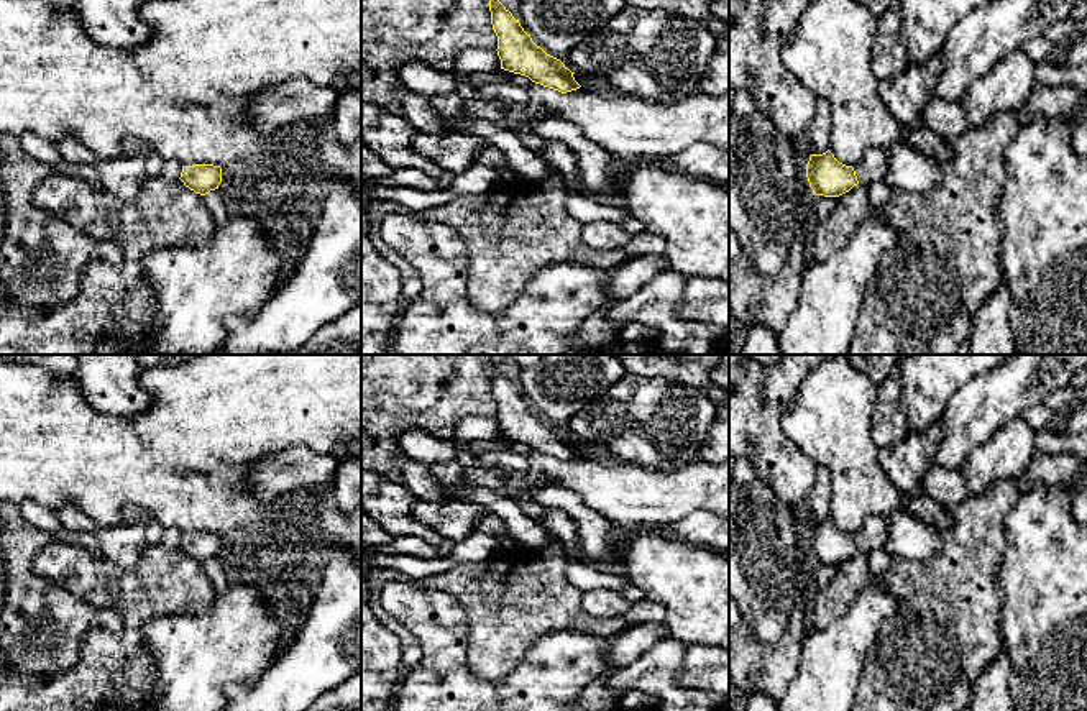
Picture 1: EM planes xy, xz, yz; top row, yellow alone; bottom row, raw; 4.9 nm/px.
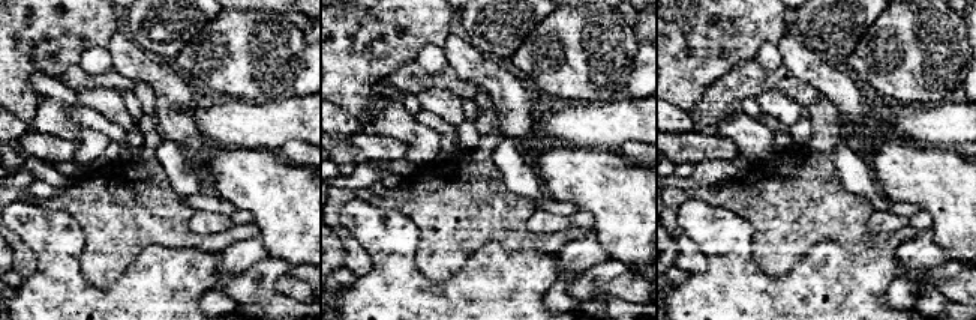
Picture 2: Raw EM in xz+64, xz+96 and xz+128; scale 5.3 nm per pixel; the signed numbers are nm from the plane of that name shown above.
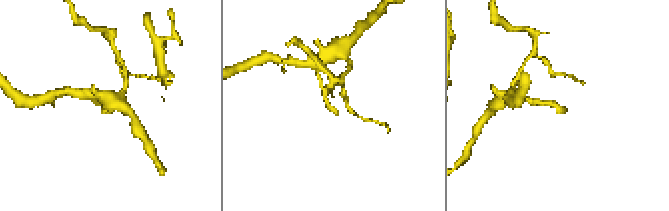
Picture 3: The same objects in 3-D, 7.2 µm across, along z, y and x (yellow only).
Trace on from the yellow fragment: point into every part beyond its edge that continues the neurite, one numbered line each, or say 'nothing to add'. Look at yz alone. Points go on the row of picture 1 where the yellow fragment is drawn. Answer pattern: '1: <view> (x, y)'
1: yz (874, 166)

